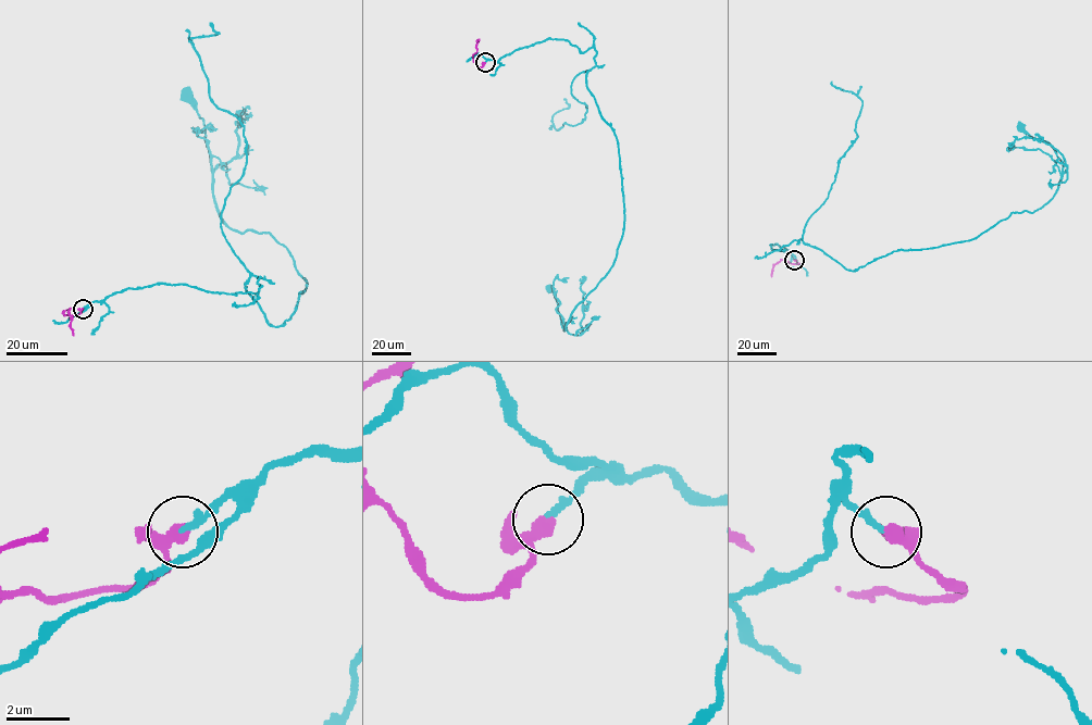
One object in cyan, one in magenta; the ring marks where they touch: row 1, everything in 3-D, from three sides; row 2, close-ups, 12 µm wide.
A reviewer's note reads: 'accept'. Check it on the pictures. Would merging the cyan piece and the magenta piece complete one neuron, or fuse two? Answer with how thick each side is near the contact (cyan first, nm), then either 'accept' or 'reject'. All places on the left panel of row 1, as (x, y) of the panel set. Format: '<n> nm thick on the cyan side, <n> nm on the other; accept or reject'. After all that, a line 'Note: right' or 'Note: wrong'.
220 nm thick on the cyan side, 320 nm on the other; accept
Note: right

